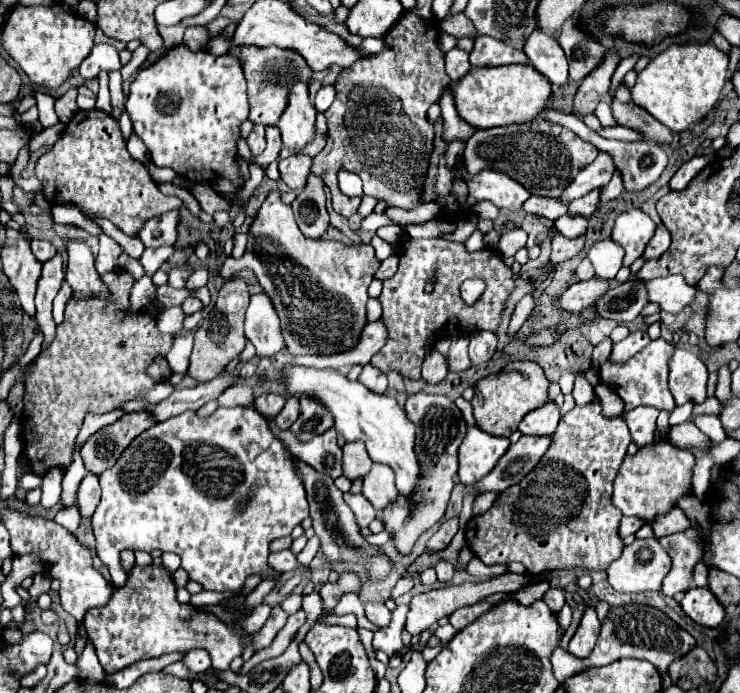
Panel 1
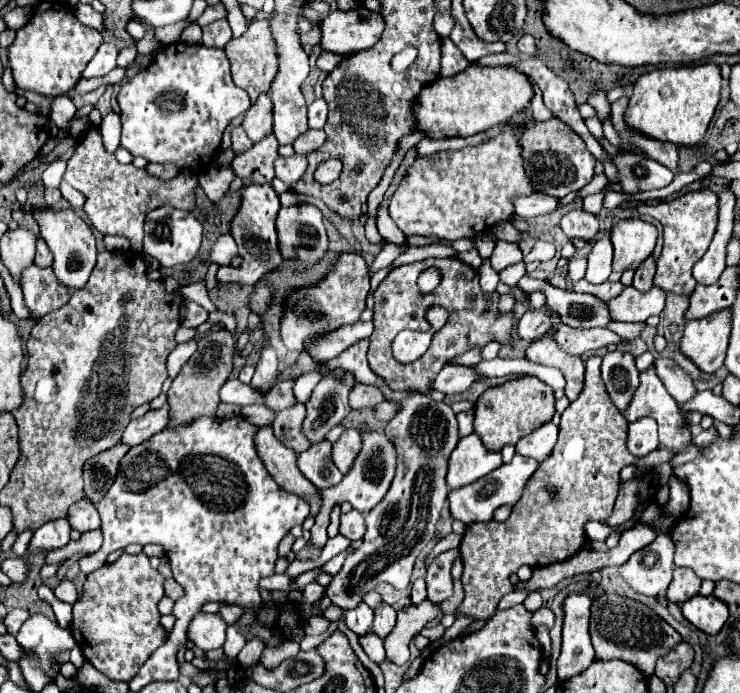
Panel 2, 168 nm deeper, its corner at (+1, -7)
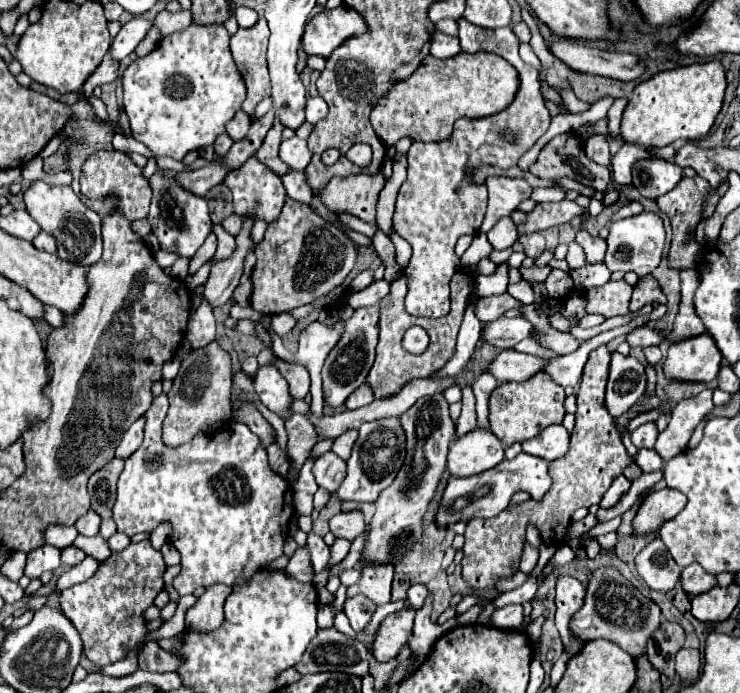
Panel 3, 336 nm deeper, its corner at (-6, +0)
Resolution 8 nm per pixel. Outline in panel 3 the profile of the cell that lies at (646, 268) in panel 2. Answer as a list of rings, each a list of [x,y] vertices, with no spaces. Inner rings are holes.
[[[651,273],[641,277],[639,283],[635,285],[635,291],[631,297],[631,311],[637,311],[647,303],[661,303],[661,305],[667,303],[667,297],[663,295],[657,279]]]

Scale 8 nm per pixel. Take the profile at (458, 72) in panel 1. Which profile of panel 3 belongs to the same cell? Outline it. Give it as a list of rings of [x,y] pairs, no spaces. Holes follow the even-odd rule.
[[[433,29],[431,39],[433,39],[433,43],[431,43],[431,55],[437,57],[437,59],[451,59],[457,53],[461,53],[461,47],[459,47],[459,39],[457,37],[443,35],[437,29]]]

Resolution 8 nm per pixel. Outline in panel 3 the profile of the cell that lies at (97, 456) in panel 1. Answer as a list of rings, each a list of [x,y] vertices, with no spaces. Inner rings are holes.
[[[111,459],[105,467],[101,467],[89,479],[89,495],[91,495],[91,509],[97,511],[103,519],[111,519],[111,507],[115,501],[117,479],[123,471],[123,459]]]

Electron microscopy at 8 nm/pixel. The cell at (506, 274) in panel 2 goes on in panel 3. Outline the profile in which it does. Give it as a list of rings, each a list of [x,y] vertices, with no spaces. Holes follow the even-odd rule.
[[[509,263],[497,265],[497,271],[491,275],[477,275],[477,289],[475,293],[479,297],[491,297],[501,295],[507,291],[509,285]]]

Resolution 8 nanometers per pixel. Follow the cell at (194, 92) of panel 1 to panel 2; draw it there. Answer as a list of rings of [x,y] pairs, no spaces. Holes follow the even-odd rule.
[[[182,42],[166,46],[148,68],[144,68],[126,84],[122,84],[116,100],[122,118],[122,146],[132,156],[142,156],[148,162],[160,164],[172,162],[178,164],[182,170],[186,168],[196,174],[206,170],[216,158],[222,134],[232,122],[232,118],[250,108],[250,98],[246,96],[246,92],[232,82],[230,62],[226,60],[224,50],[206,48],[204,44],[188,46]]]

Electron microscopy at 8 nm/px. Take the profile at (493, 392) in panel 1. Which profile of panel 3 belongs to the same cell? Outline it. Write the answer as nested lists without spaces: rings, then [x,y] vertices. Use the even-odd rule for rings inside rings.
[[[543,371],[535,373],[535,377],[529,377],[521,383],[501,383],[493,389],[489,399],[489,427],[505,447],[511,447],[515,441],[523,443],[541,433],[541,429],[545,429],[547,425],[563,421],[563,399],[563,387],[557,385]]]

